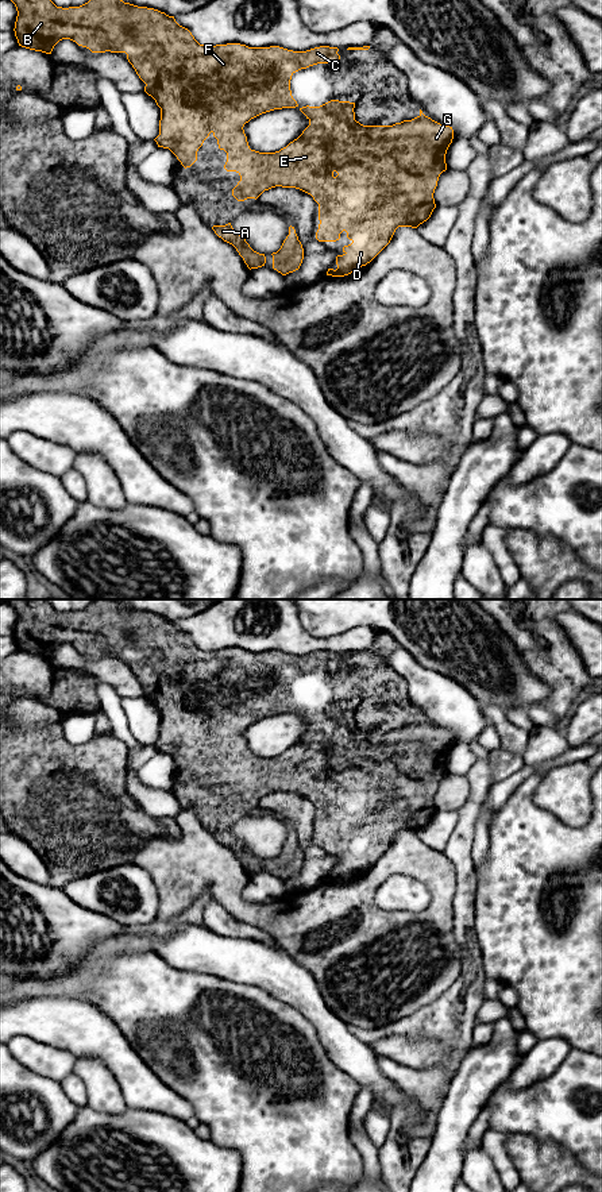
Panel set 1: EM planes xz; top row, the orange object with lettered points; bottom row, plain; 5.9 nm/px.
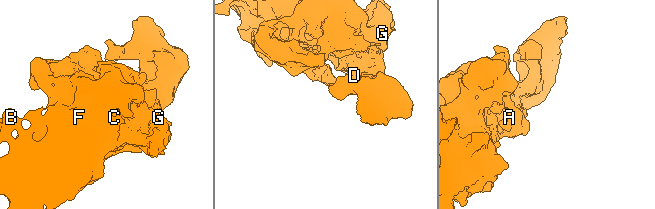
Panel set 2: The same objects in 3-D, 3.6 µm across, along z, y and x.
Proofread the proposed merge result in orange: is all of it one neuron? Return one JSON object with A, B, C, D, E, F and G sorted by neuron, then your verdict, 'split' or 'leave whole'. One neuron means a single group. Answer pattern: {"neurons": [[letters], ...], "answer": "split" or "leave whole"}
{"neurons": [["A", "B", "C", "D", "E", "F", "G"]], "answer": "leave whole"}

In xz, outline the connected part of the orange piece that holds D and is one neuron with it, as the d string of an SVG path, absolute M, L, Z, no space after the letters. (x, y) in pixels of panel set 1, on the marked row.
M11 0L18 11L15 36L19 46L51 54L62 39L70 39L92 53L126 53L128 62L146 84L144 92L161 108L158 147L169 148L186 169L197 161L197 151L212 132L220 150L227 153L224 169L236 171L240 181L232 189L238 201L258 198L275 186L296 188L313 197L319 204L319 242L336 242L343 231L352 242L336 256L337 269L328 269L327 275L344 277L370 263L391 240L398 227L417 228L427 221L436 208L433 193L439 177L447 170L445 154L454 139L454 130L420 115L393 126L363 126L355 120L355 103L331 100L320 107L302 107L300 111L309 120L302 134L275 153L251 150L244 134L244 124L251 119L282 108L296 108L292 96L292 76L317 63L335 63L340 59L337 47L320 46L306 51L293 51L279 46L248 47L240 43L216 46L200 45L192 32L180 26L174 16L154 8L138 7L123 0L89 0L80 7L62 8L51 0Z

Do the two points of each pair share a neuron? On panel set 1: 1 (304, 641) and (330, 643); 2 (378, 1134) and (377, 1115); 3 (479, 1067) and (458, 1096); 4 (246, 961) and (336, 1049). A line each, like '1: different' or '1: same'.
1: same
2: same
3: same
4: same

